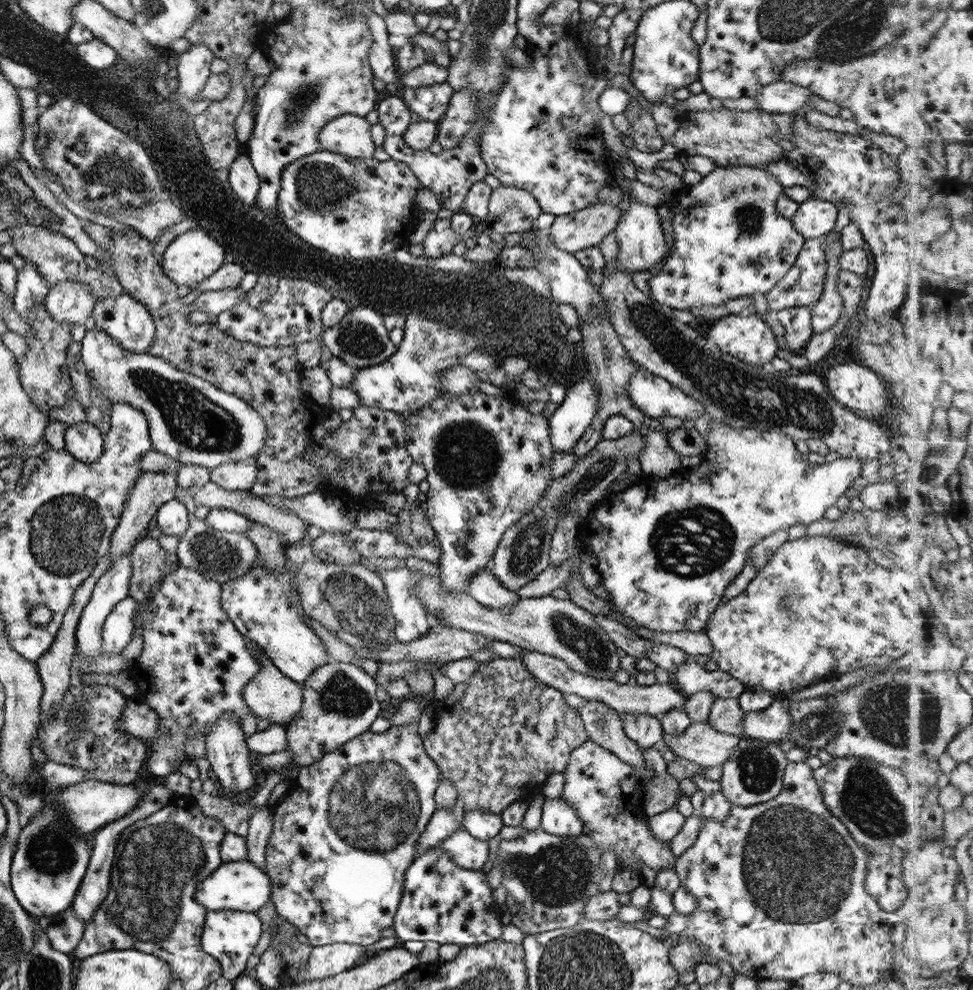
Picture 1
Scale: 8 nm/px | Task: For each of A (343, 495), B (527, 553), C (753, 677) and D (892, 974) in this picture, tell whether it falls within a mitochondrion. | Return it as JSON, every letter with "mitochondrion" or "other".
{"A":"other","B":"mitochondrion","C":"other","D":"other"}

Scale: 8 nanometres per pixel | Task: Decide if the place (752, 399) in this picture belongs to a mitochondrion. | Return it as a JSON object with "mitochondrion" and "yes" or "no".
{"mitochondrion":"yes"}

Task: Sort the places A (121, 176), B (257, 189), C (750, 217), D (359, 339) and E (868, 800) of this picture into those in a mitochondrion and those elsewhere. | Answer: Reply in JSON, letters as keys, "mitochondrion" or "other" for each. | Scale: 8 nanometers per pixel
{"A":"mitochondrion","B":"other","C":"mitochondrion","D":"mitochondrion","E":"mitochondrion"}

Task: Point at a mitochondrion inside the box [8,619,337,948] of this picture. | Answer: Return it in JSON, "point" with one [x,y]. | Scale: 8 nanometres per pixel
{"point":[161,860]}

